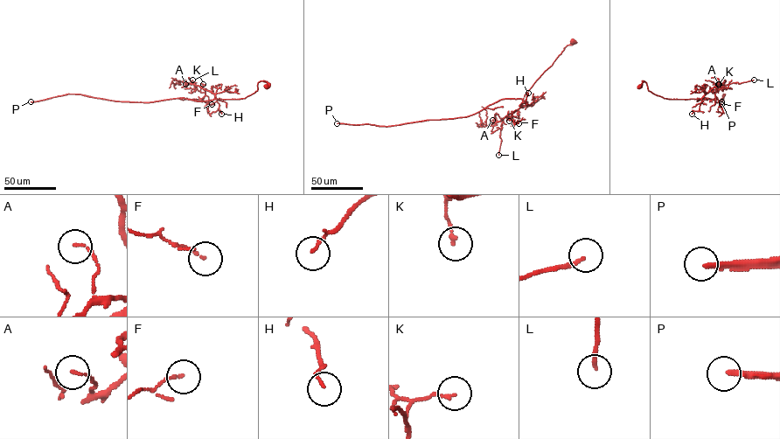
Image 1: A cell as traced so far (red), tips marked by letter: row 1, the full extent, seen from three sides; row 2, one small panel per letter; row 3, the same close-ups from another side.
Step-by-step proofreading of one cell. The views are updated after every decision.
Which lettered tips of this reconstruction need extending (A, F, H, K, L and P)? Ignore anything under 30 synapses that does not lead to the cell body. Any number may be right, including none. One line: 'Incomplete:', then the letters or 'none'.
Incomplete: P

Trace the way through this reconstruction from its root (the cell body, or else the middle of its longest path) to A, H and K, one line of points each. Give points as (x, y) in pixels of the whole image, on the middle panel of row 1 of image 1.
A: (573, 41), (574, 44), (564, 48), (525, 94), (519, 108), (497, 121), (492, 120)
H: (573, 41), (574, 44), (564, 48), (525, 94), (523, 103), (528, 93)
K: (573, 41), (574, 44), (564, 48), (525, 94), (522, 105), (508, 115), (509, 121)

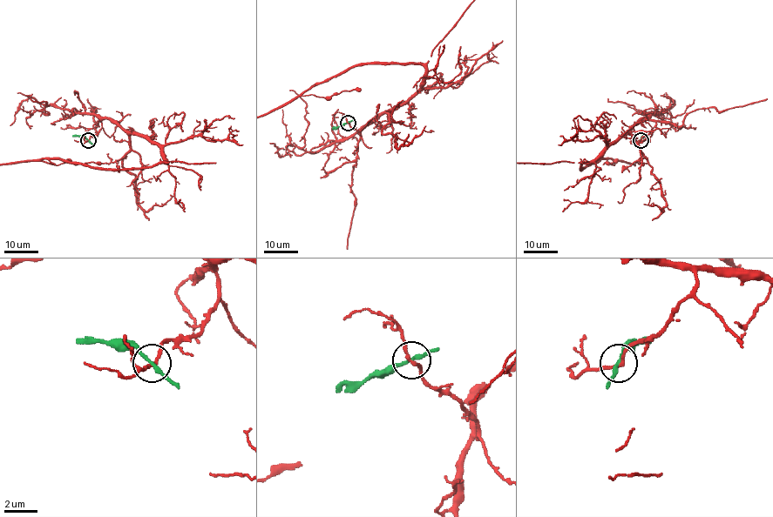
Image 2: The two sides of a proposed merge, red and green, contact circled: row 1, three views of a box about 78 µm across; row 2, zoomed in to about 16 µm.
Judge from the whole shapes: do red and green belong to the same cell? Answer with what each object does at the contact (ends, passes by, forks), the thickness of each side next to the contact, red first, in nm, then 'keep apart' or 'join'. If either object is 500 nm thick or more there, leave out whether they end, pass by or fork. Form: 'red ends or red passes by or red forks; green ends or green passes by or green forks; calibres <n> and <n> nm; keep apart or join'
red passes by; green passes by; calibres 200 and 200 nm; keep apart

